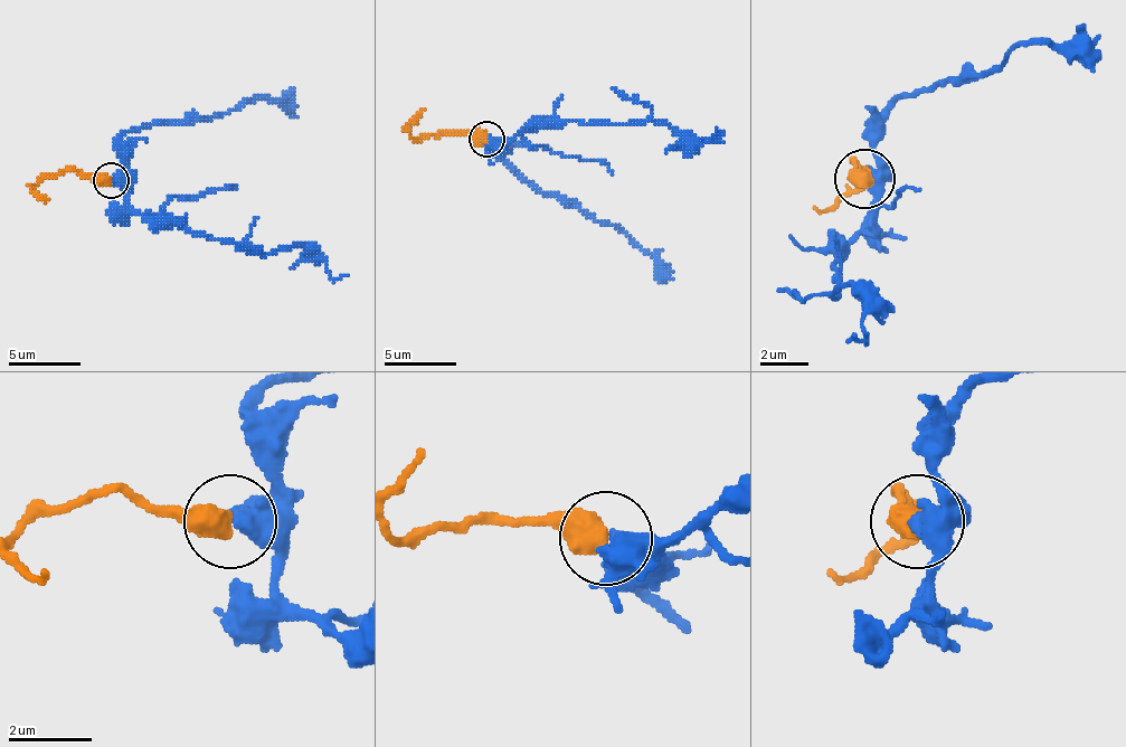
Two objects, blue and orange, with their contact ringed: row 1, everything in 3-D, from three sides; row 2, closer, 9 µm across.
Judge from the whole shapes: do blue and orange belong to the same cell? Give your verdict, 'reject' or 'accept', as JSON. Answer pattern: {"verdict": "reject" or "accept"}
{"verdict": "reject"}

